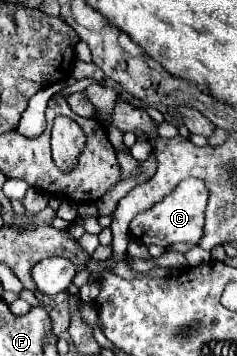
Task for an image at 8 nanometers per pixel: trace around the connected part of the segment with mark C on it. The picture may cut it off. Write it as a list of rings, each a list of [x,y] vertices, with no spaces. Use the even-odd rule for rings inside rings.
[[[184,180],[178,184],[178,188],[166,196],[162,202],[154,204],[150,210],[138,214],[130,222],[130,234],[142,242],[142,244],[158,244],[162,248],[186,242],[186,244],[198,244],[202,238],[204,228],[204,208],[206,208],[206,186],[200,180]]]

